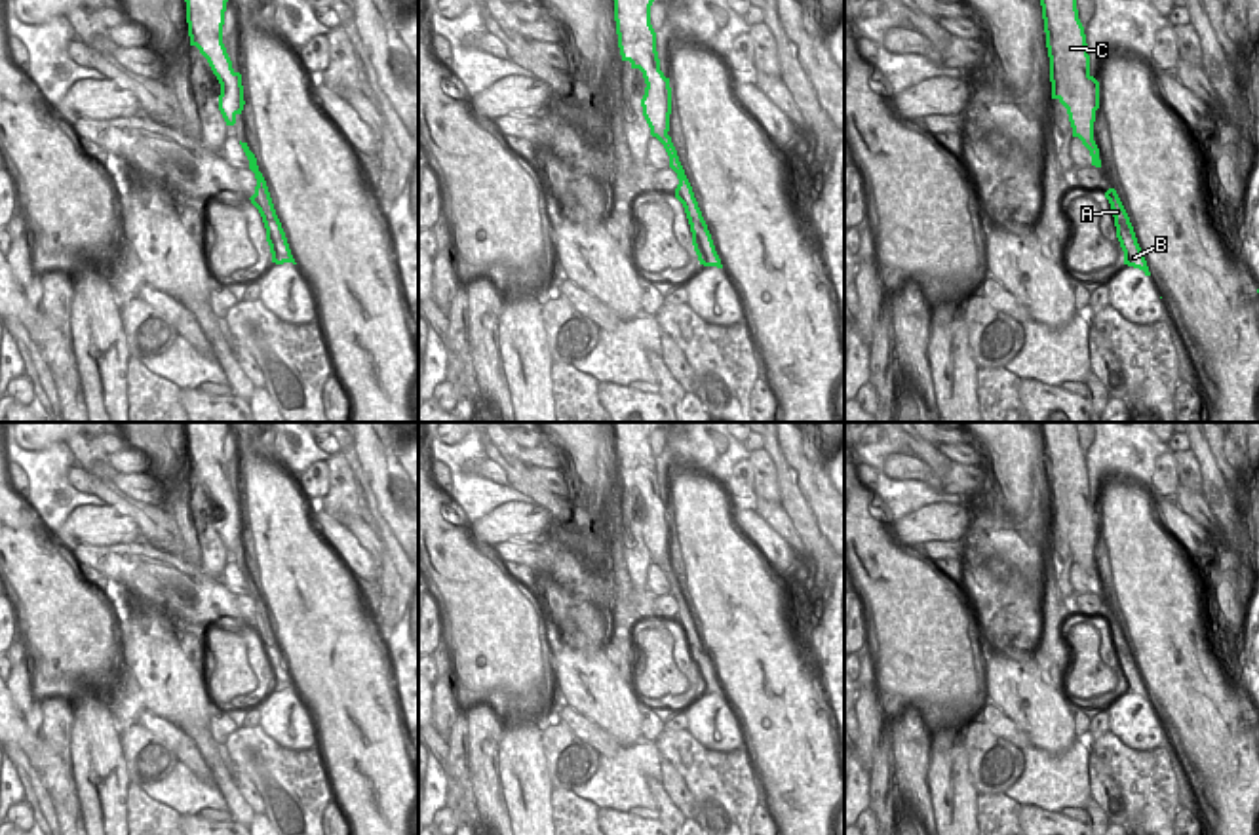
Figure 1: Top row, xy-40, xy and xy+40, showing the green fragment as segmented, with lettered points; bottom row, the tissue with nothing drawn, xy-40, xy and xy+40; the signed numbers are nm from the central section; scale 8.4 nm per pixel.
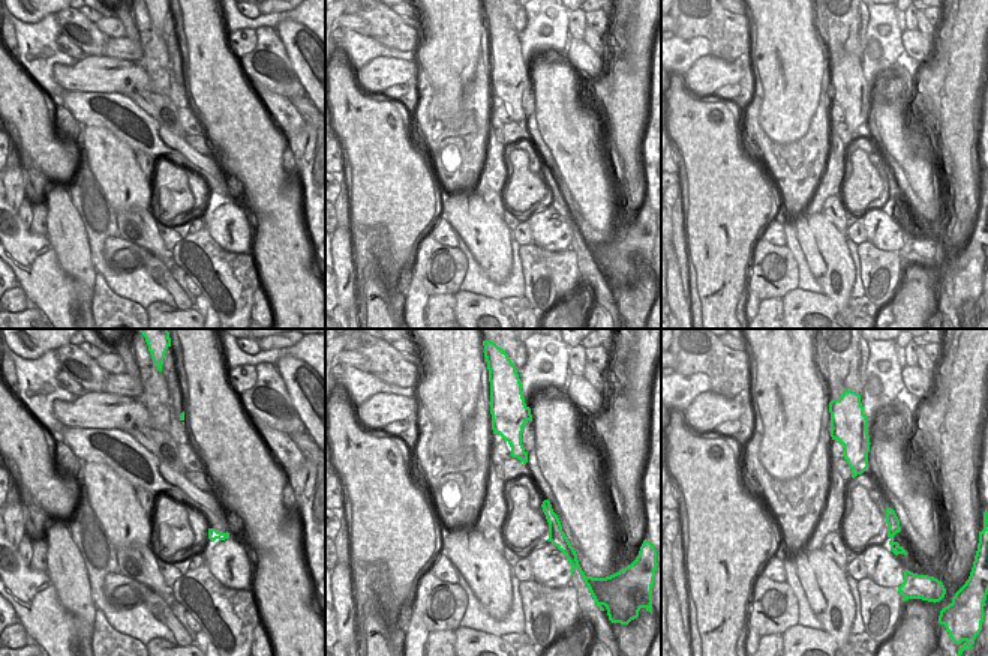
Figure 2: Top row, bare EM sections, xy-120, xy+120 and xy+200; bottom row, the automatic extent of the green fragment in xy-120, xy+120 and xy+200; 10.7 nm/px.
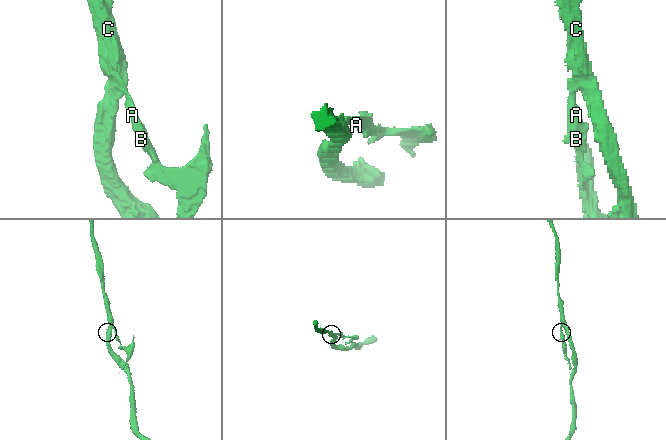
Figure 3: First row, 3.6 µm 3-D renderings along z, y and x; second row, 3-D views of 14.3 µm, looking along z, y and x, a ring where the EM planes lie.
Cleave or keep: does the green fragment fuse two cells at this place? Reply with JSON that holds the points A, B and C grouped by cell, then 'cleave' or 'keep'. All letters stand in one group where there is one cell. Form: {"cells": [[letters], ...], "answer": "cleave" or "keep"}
{"cells": [["A", "B"], ["C"]], "answer": "cleave"}

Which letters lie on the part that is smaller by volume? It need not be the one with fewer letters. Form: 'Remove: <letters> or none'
Remove: A, B

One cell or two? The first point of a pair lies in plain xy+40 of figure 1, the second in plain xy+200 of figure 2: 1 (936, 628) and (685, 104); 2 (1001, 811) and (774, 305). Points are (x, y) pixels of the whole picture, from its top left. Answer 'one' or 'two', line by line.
1: one
2: one

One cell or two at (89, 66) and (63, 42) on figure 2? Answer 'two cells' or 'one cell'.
two cells

